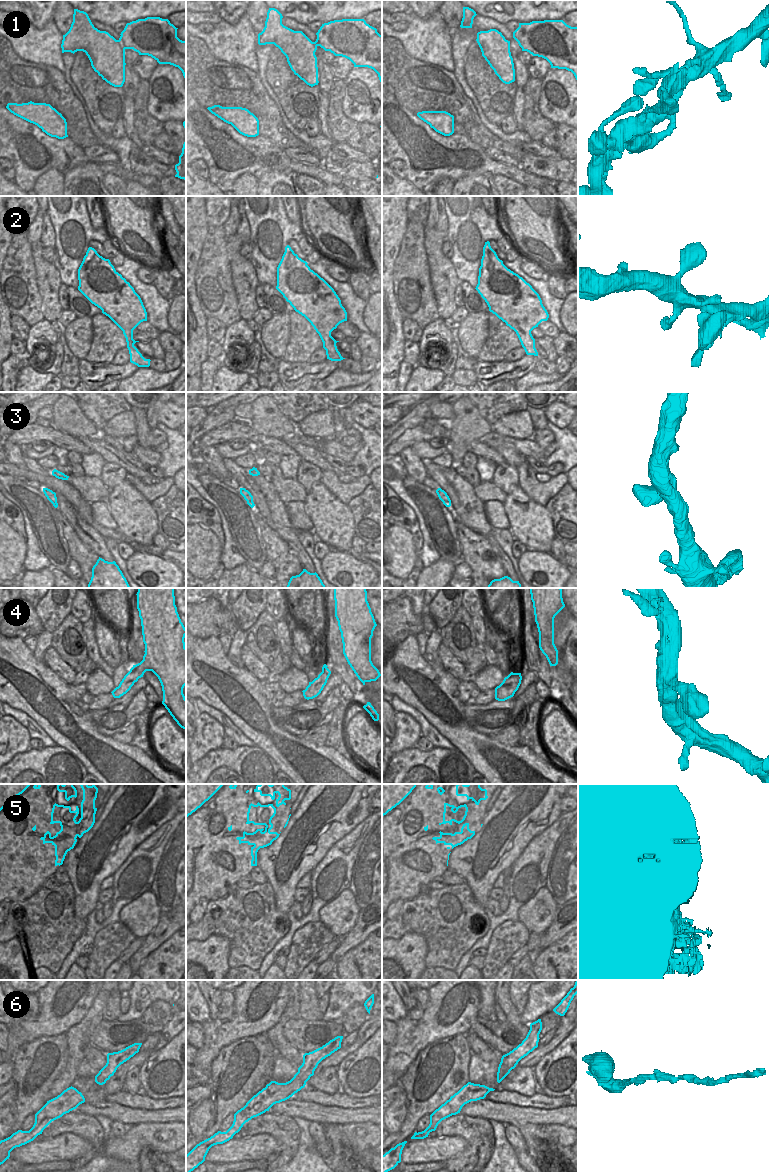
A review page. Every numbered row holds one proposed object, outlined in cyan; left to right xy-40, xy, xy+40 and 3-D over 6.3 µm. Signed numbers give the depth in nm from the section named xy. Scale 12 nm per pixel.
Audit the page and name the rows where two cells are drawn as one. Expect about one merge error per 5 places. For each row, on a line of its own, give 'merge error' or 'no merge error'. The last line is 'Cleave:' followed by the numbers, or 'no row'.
1: no merge error
2: no merge error
3: no merge error
4: no merge error
5: no merge error
6: no merge error
Cleave: no row

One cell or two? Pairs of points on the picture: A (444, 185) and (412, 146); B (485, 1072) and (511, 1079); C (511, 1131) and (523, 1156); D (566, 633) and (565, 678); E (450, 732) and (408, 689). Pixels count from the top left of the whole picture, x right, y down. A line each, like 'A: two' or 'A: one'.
A: two
B: one
C: one
D: one
E: one

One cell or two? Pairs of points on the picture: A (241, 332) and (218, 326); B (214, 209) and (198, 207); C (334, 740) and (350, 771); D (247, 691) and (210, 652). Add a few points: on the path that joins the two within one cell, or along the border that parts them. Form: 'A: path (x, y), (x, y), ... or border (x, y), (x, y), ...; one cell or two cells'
A: border (226, 327), (221, 342); two cells
B: border (205, 206), (206, 223), (209, 226); two cells
C: border (324, 744), (333, 747), (348, 760), (353, 760); two cells
D: path (237, 683), (216, 662); one cell

